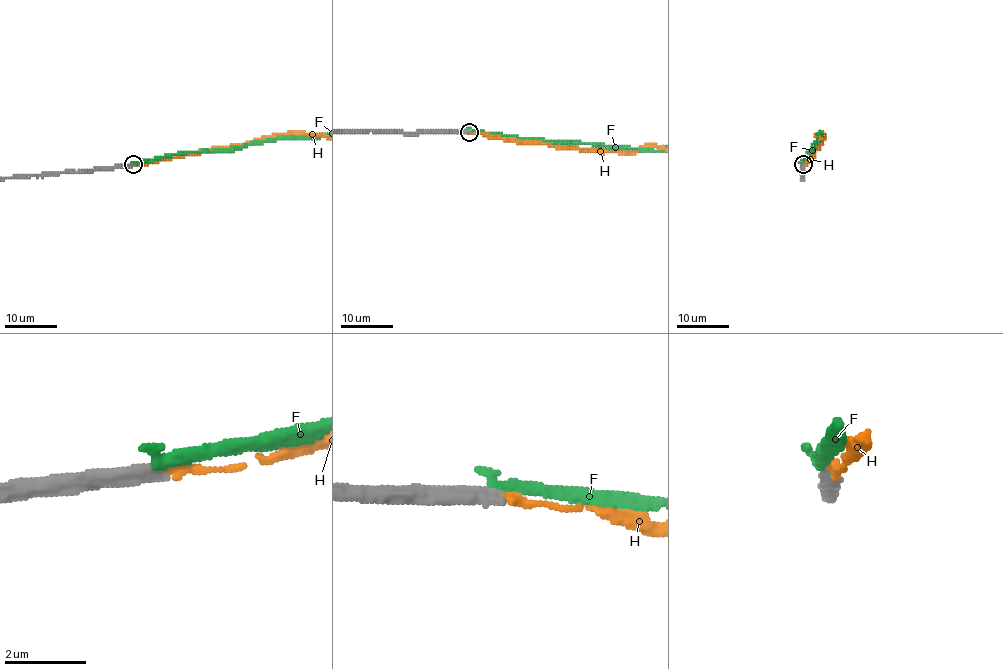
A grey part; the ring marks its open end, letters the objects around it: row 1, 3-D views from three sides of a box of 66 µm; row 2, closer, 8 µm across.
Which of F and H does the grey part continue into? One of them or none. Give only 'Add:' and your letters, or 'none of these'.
Add: H

